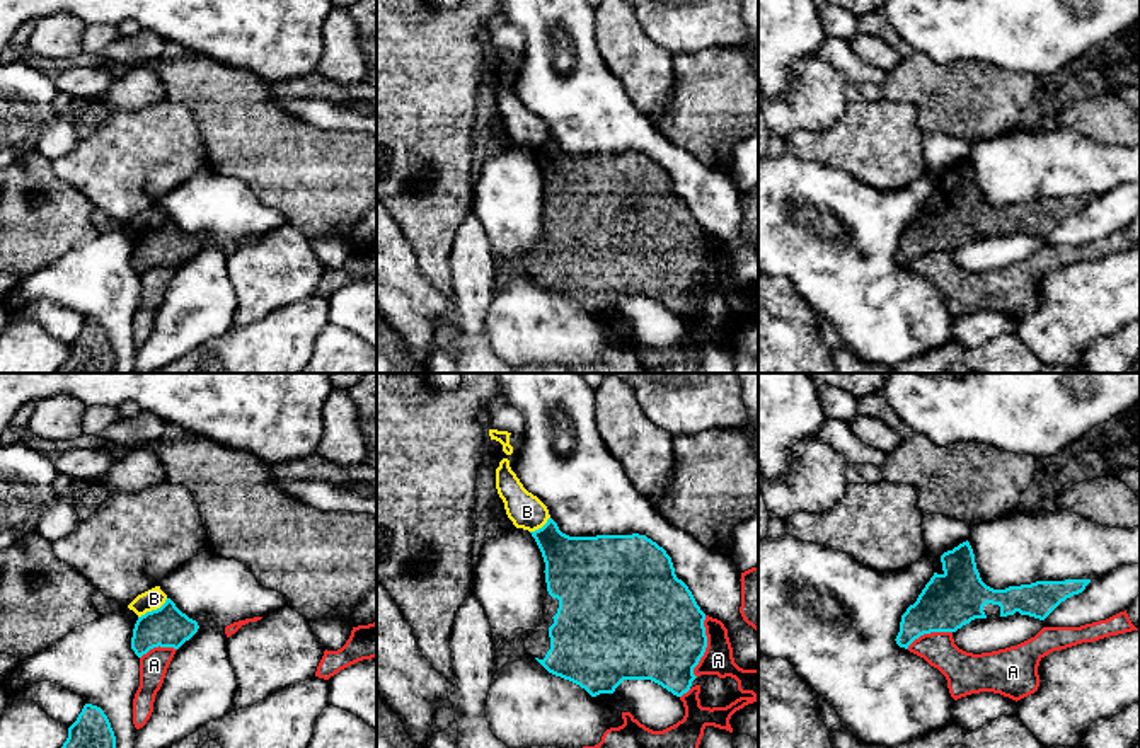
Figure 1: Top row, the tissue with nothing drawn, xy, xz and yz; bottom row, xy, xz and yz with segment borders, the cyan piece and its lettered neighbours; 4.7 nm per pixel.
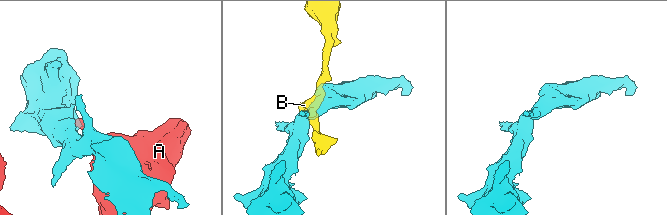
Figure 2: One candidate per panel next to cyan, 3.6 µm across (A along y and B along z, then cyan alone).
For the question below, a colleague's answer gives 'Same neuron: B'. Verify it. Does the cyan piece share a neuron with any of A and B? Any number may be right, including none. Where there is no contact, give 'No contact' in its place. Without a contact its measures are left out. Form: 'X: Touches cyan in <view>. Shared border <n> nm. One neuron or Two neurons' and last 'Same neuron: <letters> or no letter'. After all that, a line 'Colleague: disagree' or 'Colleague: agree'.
A: Touches cyan in xz. Shared border 300 nm. Two neurons
B: Touches cyan in xy. Shared border 170 nm. Two neurons
Same neuron: no letter
Colleague: disagree

